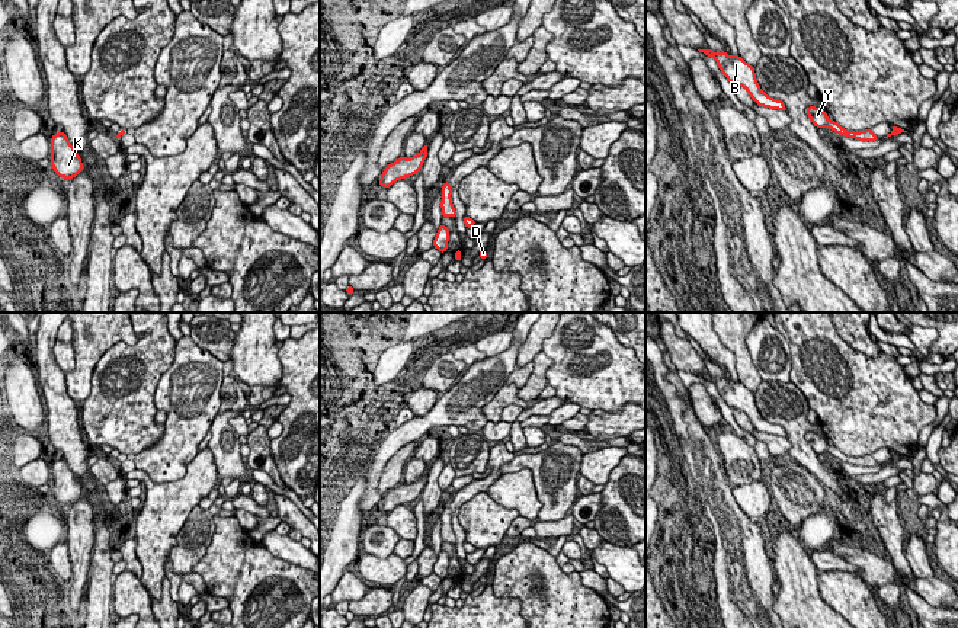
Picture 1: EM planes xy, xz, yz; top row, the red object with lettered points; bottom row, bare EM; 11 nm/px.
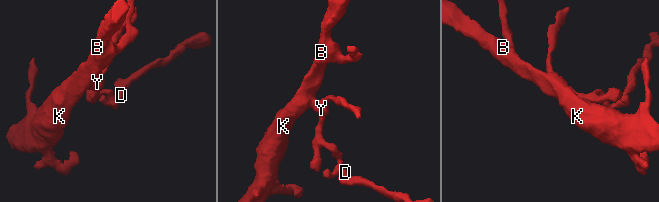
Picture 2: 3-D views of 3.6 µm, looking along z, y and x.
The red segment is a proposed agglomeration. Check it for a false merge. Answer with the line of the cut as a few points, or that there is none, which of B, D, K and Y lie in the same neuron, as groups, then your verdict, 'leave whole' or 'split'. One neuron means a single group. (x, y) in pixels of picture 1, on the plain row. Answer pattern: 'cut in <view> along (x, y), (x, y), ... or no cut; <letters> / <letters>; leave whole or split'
no cut; B D K Y; leave whole

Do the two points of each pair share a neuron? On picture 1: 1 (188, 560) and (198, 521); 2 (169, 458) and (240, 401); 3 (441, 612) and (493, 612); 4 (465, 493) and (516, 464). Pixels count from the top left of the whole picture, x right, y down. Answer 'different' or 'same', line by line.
1: same
2: different
3: same
4: different

